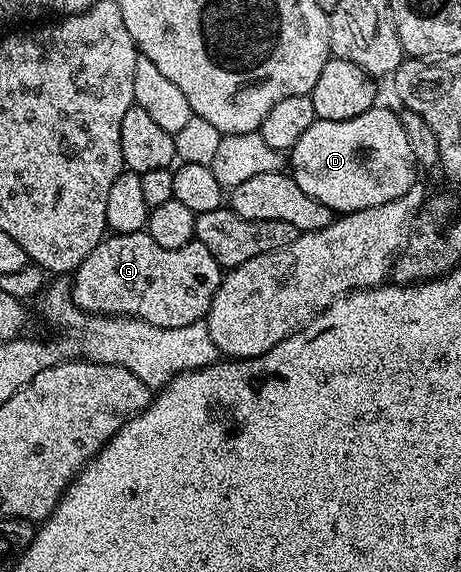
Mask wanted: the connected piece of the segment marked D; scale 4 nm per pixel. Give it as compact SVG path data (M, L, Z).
M382 107L365 111L353 119L316 119L309 131L305 131L305 135L301 135L301 139L297 139L297 143L289 151L289 173L295 178L297 187L305 191L305 195L313 195L313 199L325 203L325 207L329 207L335 215L389 203L407 194L417 181L417 166L413 151L409 151L409 139L405 139L405 127L399 121L399 113Z

